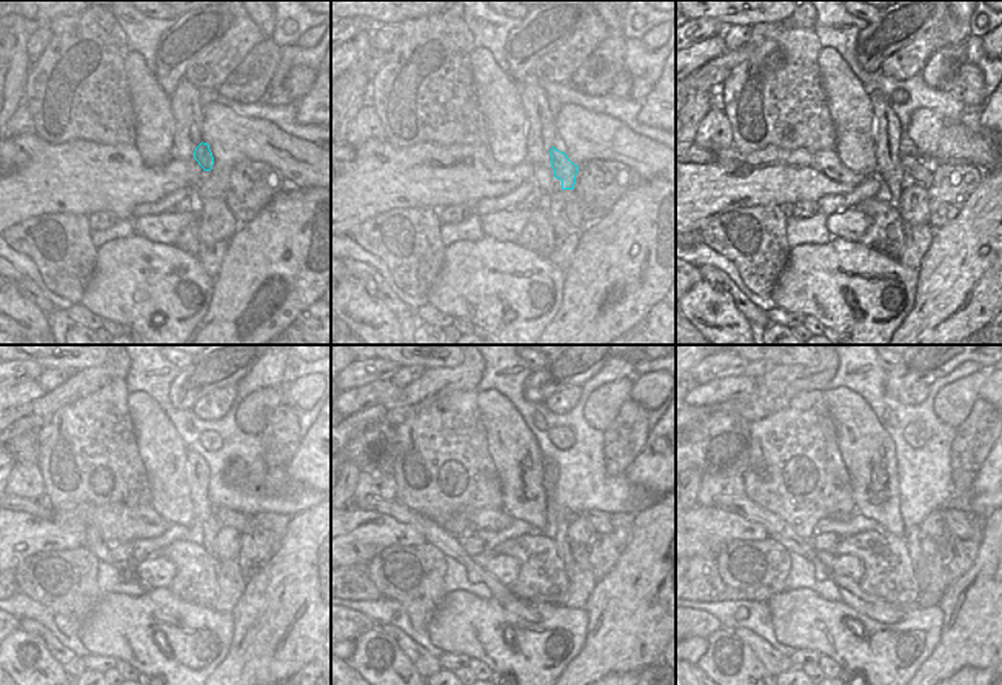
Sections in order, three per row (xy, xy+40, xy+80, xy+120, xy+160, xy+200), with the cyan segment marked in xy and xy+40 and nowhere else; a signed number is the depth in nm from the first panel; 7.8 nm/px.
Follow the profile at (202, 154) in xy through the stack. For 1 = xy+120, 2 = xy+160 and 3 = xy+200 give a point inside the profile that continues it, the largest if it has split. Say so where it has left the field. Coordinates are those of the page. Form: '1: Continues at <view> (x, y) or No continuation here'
1: Continues at xy+120 (227, 517)
2: Continues at xy+160 (602, 522)
3: Continues at xy+200 (965, 525).

